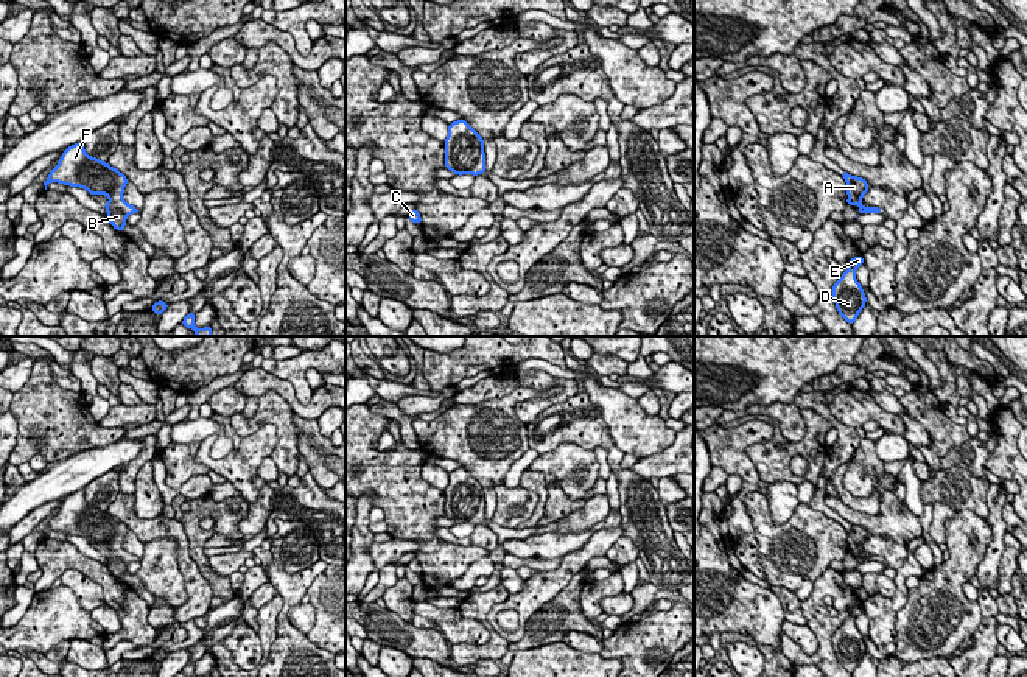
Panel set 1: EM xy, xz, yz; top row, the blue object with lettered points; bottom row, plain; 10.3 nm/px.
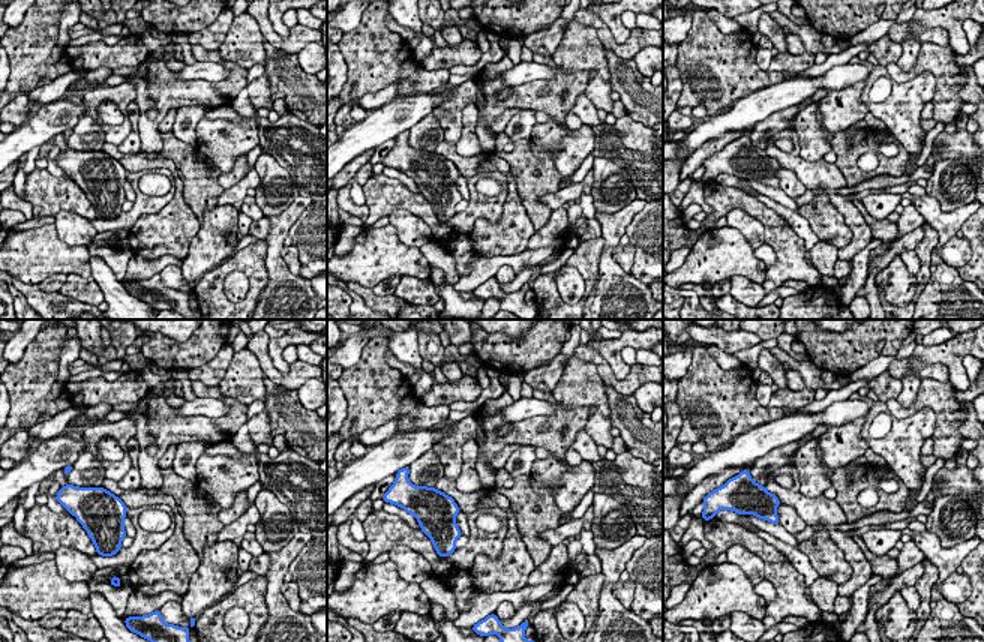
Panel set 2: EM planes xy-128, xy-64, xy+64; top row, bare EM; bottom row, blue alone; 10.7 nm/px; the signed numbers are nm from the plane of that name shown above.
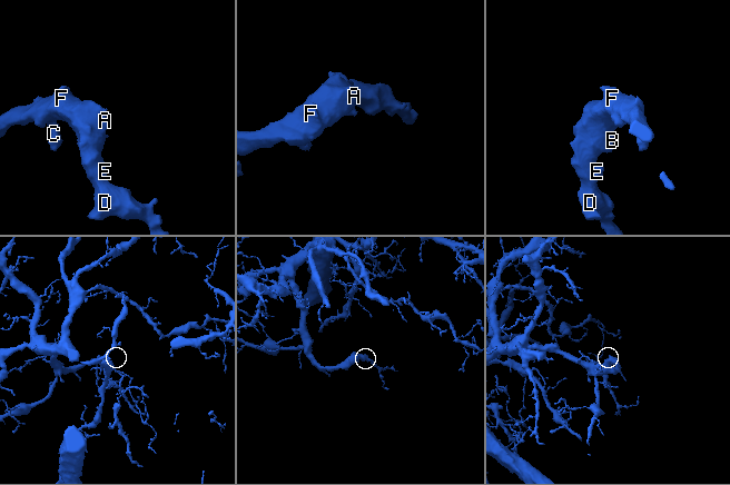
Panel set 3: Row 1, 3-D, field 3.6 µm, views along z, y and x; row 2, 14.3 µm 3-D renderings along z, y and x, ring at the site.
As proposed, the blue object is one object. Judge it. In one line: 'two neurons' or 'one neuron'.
one neuron

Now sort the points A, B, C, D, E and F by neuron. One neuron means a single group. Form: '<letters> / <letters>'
A B C D E F

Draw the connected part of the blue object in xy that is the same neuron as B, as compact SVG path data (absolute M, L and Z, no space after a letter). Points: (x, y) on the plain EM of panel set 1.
M78 490L64 498L59 512L48 521L44 534L58 531L70 535L79 535L93 543L109 546L103 556L107 559L107 568L115 579L123 581L126 567L140 562L140 557L129 554L123 548L128 526L117 517L101 507L90 506L84 498L84 490Z

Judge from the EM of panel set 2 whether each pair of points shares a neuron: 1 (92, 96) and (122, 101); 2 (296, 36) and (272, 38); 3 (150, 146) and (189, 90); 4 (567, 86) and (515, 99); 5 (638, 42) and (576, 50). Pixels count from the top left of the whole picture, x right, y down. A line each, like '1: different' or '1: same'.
1: same
2: same
3: same
4: same
5: different

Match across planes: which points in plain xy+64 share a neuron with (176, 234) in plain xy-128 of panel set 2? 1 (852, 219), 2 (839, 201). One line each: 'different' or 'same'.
1: same
2: same

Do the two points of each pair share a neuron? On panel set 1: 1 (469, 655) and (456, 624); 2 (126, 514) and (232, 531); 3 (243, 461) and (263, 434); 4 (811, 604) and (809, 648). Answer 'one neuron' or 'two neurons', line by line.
1: two neurons
2: two neurons
3: one neuron
4: two neurons

